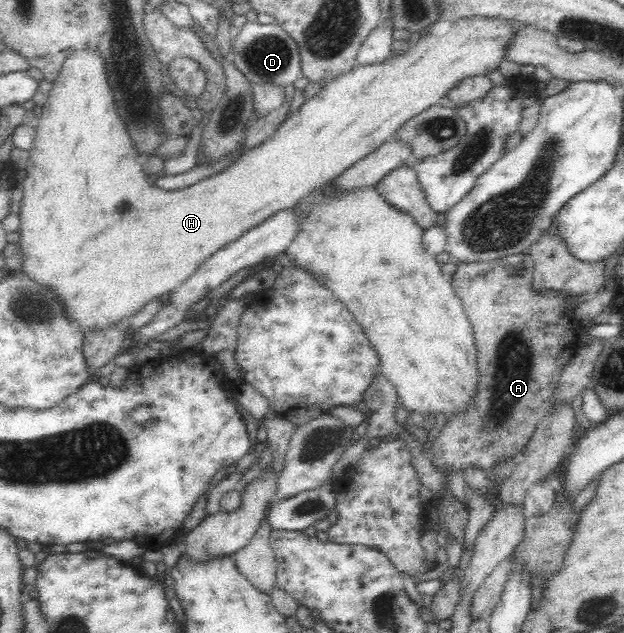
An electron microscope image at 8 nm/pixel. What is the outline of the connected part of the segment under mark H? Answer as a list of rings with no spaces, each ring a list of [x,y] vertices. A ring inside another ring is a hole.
[[[476,16],[476,18],[467,17],[464,19],[458,19],[456,22],[454,22],[454,25],[449,29],[449,31],[444,32],[442,36],[435,37],[430,32],[426,33],[425,35],[418,36],[414,38],[411,42],[410,48],[407,52],[404,52],[404,54],[400,56],[390,56],[388,57],[384,62],[381,62],[380,64],[373,64],[373,65],[366,65],[366,66],[360,66],[356,65],[350,72],[344,73],[343,75],[337,76],[335,79],[332,79],[331,81],[328,81],[328,84],[322,90],[317,93],[315,96],[310,97],[309,99],[306,99],[301,107],[295,111],[290,118],[286,119],[277,129],[276,132],[269,136],[262,144],[259,144],[258,146],[255,146],[254,149],[250,150],[250,152],[246,152],[244,156],[241,156],[240,158],[237,158],[230,166],[226,167],[225,169],[221,170],[218,173],[214,173],[213,175],[204,178],[202,180],[199,180],[195,184],[192,184],[190,186],[184,187],[183,189],[179,190],[173,190],[168,191],[161,189],[156,184],[153,183],[152,178],[148,178],[148,176],[144,175],[143,167],[144,164],[142,162],[142,159],[139,155],[139,153],[135,150],[135,147],[133,145],[132,140],[130,140],[130,135],[128,135],[128,131],[126,131],[126,127],[124,127],[124,122],[120,121],[120,116],[116,114],[116,107],[114,107],[114,99],[112,99],[112,95],[110,94],[110,87],[108,87],[108,80],[106,80],[106,73],[104,73],[104,63],[102,63],[102,57],[100,57],[99,51],[90,51],[90,49],[86,49],[83,51],[78,51],[75,53],[72,53],[61,66],[61,69],[59,70],[59,75],[57,76],[57,79],[52,83],[52,88],[49,92],[49,96],[47,97],[47,102],[42,107],[42,113],[39,115],[39,121],[38,125],[35,128],[36,134],[33,140],[33,145],[31,146],[29,152],[29,160],[26,165],[26,168],[22,171],[23,177],[21,177],[21,181],[19,182],[19,185],[21,186],[23,190],[23,197],[21,199],[21,208],[19,211],[19,217],[20,217],[20,226],[17,230],[19,234],[19,240],[18,240],[18,247],[20,247],[20,260],[22,261],[22,264],[20,264],[20,267],[17,269],[16,272],[24,273],[24,275],[28,275],[28,279],[32,279],[32,281],[38,283],[39,285],[48,286],[48,290],[52,291],[52,295],[54,297],[58,296],[60,298],[60,305],[64,307],[64,311],[66,311],[66,319],[70,321],[70,323],[76,323],[76,327],[82,331],[82,335],[85,336],[87,332],[92,331],[103,331],[104,329],[114,327],[115,324],[122,323],[124,319],[128,319],[131,316],[134,316],[137,312],[140,312],[148,302],[153,300],[163,300],[163,298],[168,296],[171,292],[174,292],[183,282],[186,282],[194,272],[196,272],[196,269],[205,261],[210,258],[215,252],[218,252],[221,248],[224,248],[228,243],[234,242],[234,240],[238,240],[240,236],[242,236],[247,230],[250,230],[251,228],[254,228],[255,226],[258,226],[259,224],[262,224],[264,220],[266,220],[269,216],[272,216],[273,214],[276,214],[279,210],[286,210],[292,206],[297,205],[300,201],[303,200],[304,197],[307,197],[311,192],[314,192],[316,189],[319,189],[322,185],[325,185],[326,183],[334,180],[339,174],[342,174],[345,170],[348,170],[351,166],[354,166],[356,162],[363,160],[368,156],[368,154],[372,154],[376,148],[379,148],[382,146],[381,144],[384,144],[386,141],[392,139],[392,136],[395,132],[395,130],[398,130],[400,128],[401,124],[404,124],[406,120],[410,120],[410,118],[416,116],[416,114],[420,114],[423,110],[426,110],[429,106],[432,106],[434,104],[437,104],[438,100],[442,98],[442,96],[447,96],[448,90],[454,86],[454,84],[458,84],[460,80],[463,78],[468,78],[468,76],[476,76],[476,75],[485,75],[490,72],[490,70],[494,70],[494,68],[497,68],[498,63],[502,62],[504,60],[504,48],[508,46],[508,42],[512,40],[512,36],[514,36],[514,32],[516,32],[516,24],[514,22],[506,22],[505,20],[501,20],[500,18],[484,18],[482,16]]]

